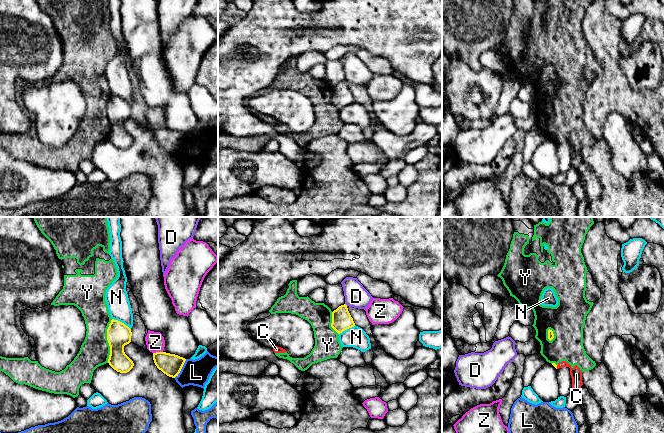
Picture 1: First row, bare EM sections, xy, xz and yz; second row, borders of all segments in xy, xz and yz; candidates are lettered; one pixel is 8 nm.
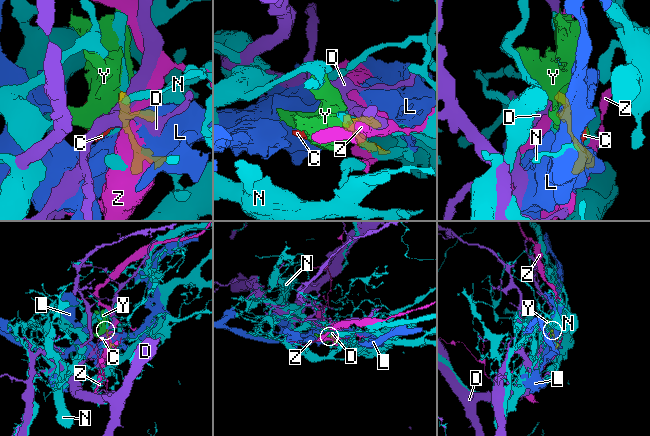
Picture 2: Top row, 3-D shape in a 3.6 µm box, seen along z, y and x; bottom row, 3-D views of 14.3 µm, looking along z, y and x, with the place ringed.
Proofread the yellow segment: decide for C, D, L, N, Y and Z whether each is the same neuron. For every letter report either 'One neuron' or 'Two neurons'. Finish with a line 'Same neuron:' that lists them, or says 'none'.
C: Two neurons
D: Two neurons
L: Two neurons
N: Two neurons
Y: Two neurons
Z: Two neurons
Same neuron: none

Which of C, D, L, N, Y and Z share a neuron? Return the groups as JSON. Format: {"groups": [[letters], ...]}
{"groups": [["C", "Y"], ["D"], ["L"], ["N"], ["Z"]]}

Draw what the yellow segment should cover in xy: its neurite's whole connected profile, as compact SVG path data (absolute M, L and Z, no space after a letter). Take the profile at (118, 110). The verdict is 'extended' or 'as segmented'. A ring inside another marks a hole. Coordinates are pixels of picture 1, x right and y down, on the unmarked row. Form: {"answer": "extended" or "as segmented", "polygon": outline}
{"answer": "as segmented", "polygon": "M111 96L107 105L107 116L110 122L109 141L120 149L129 148L133 137L125 130L124 122L131 118L131 105L118 96Z"}

